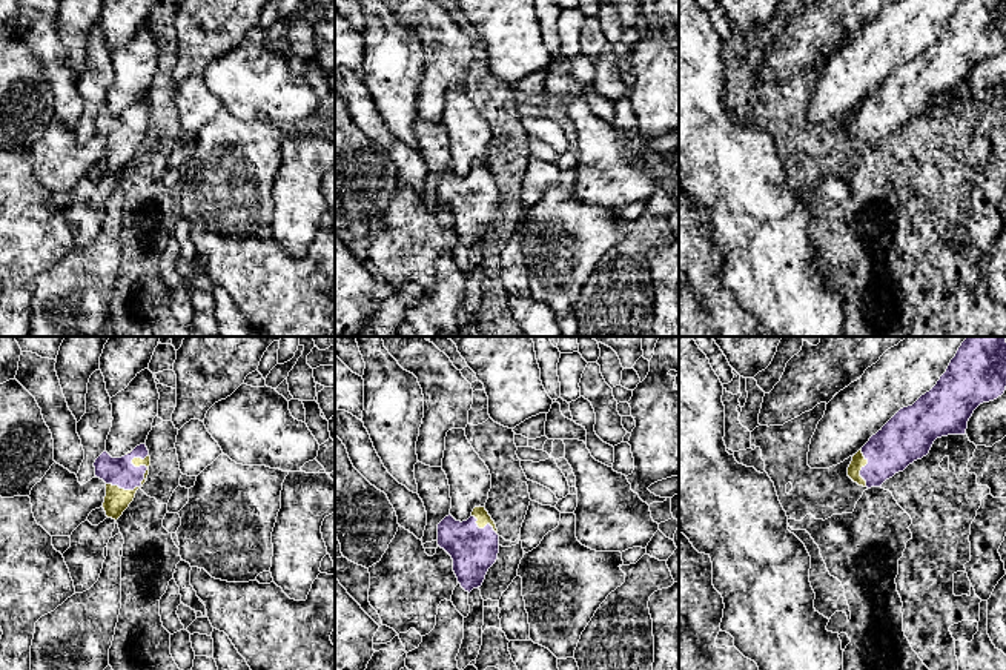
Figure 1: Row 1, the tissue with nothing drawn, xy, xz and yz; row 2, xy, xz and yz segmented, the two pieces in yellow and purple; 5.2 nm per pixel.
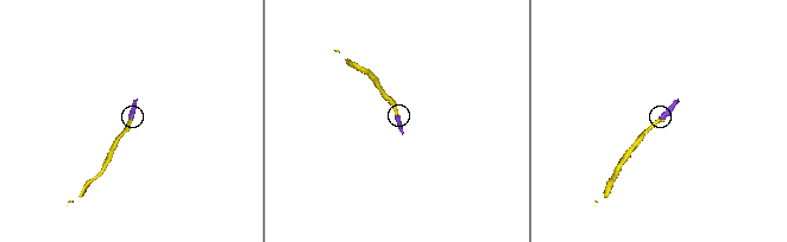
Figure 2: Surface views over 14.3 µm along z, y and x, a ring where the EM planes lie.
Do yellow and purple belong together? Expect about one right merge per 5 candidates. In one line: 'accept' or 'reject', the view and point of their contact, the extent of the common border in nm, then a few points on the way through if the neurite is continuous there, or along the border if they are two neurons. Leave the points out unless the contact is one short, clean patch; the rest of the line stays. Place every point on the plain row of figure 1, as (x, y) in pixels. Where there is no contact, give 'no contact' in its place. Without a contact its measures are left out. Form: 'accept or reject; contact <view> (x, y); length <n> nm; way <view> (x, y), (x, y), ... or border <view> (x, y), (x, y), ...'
accept; contact xy (145, 132); length 280 nm

